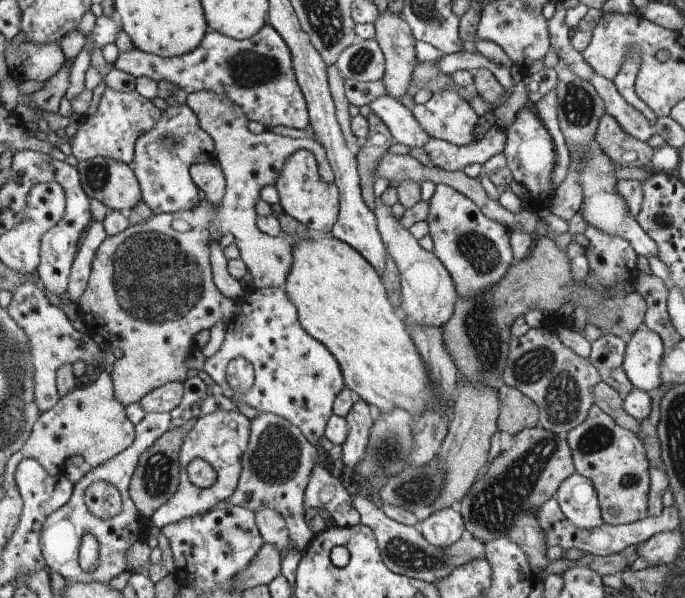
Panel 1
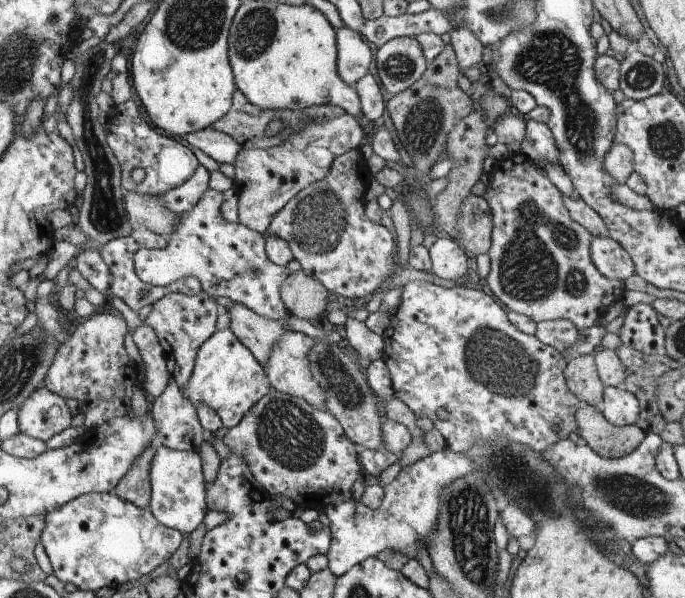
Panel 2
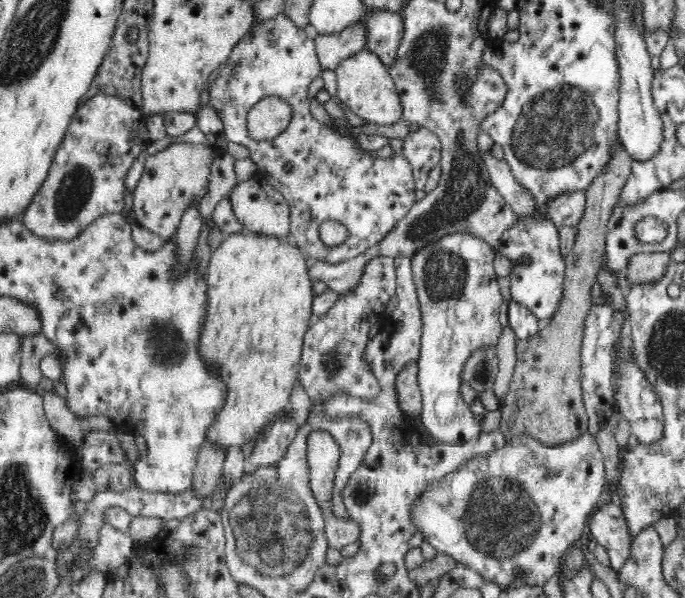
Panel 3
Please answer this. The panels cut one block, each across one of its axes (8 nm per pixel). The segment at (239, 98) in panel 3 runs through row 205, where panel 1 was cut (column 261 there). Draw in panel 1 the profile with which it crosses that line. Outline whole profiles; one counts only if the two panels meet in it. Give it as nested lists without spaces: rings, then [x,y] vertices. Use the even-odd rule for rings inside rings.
[[[286,284],[272,288],[258,288],[257,286],[239,299],[236,314],[226,322],[226,337],[220,351],[214,357],[208,358],[204,364],[204,371],[212,380],[220,385],[230,401],[240,402],[256,409],[258,413],[271,413],[290,421],[302,430],[304,437],[312,445],[318,447],[320,438],[326,431],[328,420],[334,415],[335,401],[344,388],[342,374],[338,368],[339,362],[327,346],[321,344],[303,328],[299,320],[299,312],[291,297],[287,294]],[[243,356],[255,371],[255,380],[246,393],[240,393],[230,388],[225,369],[230,360]]]

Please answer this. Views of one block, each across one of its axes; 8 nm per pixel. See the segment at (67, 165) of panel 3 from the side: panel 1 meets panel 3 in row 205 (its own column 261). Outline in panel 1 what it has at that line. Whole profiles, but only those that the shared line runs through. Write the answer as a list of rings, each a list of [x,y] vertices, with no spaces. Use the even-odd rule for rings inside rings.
[[[271,25],[263,27],[260,33],[244,41],[223,36],[209,28],[201,46],[189,54],[160,57],[134,48],[132,51],[120,52],[114,64],[115,69],[135,79],[147,77],[156,83],[165,81],[184,90],[187,95],[201,91],[225,95],[243,110],[249,121],[261,123],[266,130],[279,125],[307,130],[311,125],[310,110],[302,86],[295,76],[291,50]]]

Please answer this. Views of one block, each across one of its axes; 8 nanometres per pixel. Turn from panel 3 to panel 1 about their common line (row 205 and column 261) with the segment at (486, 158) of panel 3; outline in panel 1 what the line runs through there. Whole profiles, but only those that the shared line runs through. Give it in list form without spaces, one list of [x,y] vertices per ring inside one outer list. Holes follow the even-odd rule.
[[[262,507],[254,512],[259,532],[263,536],[263,542],[275,545],[281,554],[286,553],[291,546],[289,531],[284,518],[274,510]]]

